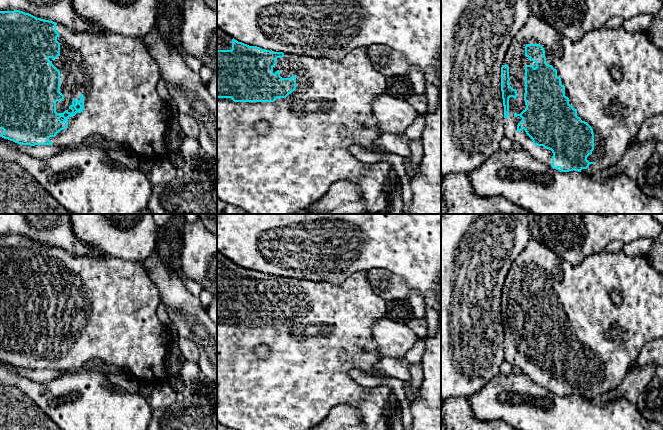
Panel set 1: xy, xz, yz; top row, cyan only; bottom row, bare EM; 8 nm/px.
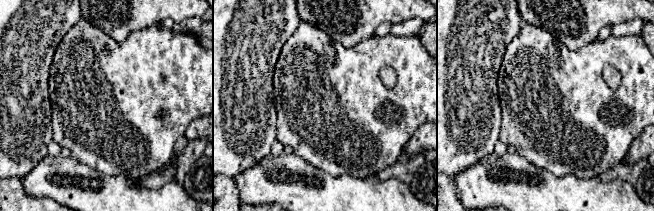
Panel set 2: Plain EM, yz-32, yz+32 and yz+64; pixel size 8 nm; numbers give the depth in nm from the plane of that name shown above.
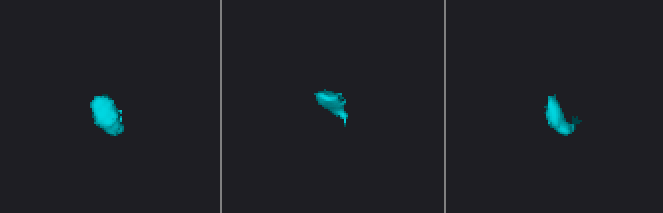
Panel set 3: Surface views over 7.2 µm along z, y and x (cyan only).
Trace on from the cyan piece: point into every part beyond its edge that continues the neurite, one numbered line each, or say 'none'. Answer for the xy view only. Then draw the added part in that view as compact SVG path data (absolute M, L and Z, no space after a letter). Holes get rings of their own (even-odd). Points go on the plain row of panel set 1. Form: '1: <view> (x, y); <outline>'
1: xy (117, 299); M56 249L56 255L60 258L57 261L57 265L60 267L60 279L53 285L49 284L60 295L60 316L64 319L62 325L56 326L56 336L63 337L65 334L72 336L69 332L72 329L72 325L75 322L76 325L80 325L80 319L84 319L84 334L81 337L76 337L75 340L68 342L68 352L61 354L55 361L50 361L49 364L53 370L59 371L63 374L70 374L79 371L88 370L86 364L90 361L100 360L108 365L116 366L124 373L128 373L137 378L141 383L151 383L154 385L160 385L166 383L169 378L167 372L167 360L170 356L170 337L167 333L167 327L164 326L156 315L157 305L161 302L159 289L152 282L146 269L141 263L124 260L117 257L105 256L103 258L91 257L91 256L79 256L73 253L66 252L62 249Z

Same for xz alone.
1: xz (306, 374); M366 271L352 274L342 285L284 277L283 282L276 283L273 297L277 294L280 295L282 302L296 300L296 313L286 322L277 322L274 326L234 326L231 322L217 322L217 421L227 428L236 430L311 430L319 425L335 406L348 404L358 410L358 415L362 419L366 430L389 430L389 418L395 409L391 389L385 385L372 388L363 387L349 375L352 369L360 369L370 372L371 375L388 377L383 372L376 370L376 365L382 357L379 355L377 344L372 337L373 323L385 317L386 301L374 293L367 279ZM260 345L266 345L270 349L270 354L266 359L260 359L254 354L255 348Z

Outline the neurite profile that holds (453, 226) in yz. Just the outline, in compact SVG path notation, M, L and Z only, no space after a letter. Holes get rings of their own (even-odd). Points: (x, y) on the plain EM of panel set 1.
M441 214L441 404L453 397L467 398L481 390L494 377L499 375L499 367L504 362L504 330L501 315L501 291L512 262L521 254L531 237L526 214Z

